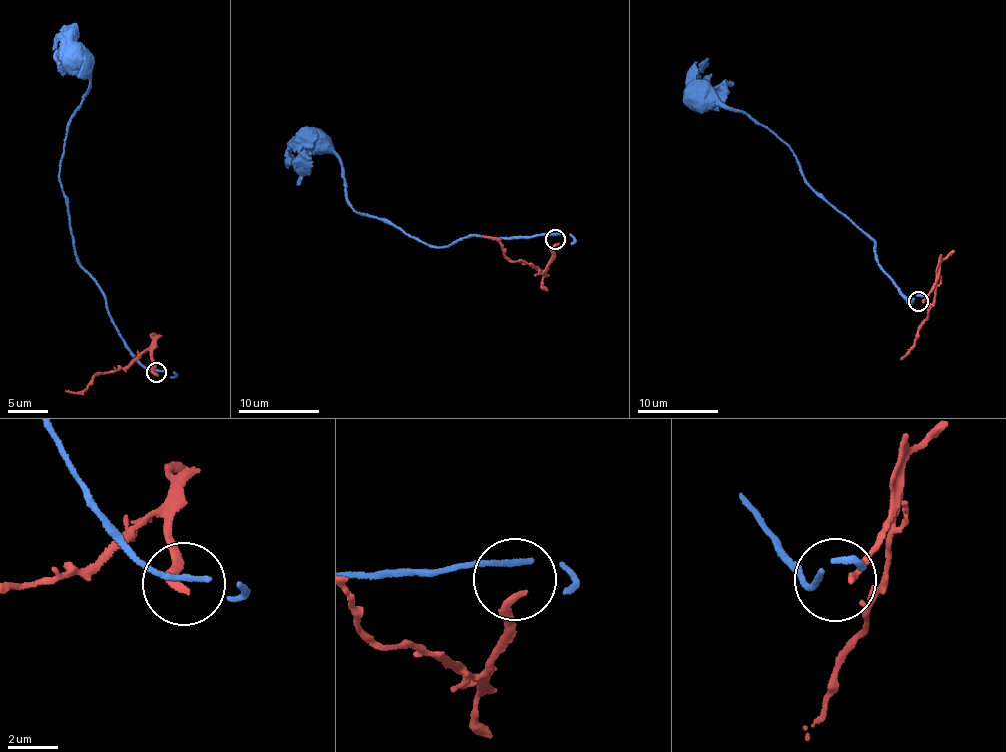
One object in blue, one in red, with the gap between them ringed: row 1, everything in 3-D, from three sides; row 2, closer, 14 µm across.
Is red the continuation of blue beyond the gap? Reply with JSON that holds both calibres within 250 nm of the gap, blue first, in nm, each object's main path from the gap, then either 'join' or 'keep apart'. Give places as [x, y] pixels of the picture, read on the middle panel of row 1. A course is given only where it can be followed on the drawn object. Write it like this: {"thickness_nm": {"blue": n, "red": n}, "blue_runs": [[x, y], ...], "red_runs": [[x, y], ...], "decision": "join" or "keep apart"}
{"thickness_nm": {"blue": 320, "red": 320}, "blue_runs": [[554, 236], [507, 240], [474, 234], [435, 247], [414, 239], [360, 215], [351, 205], [341, 160], [315, 139]], "red_runs": [[554, 243], [545, 266], [540, 270], [508, 260], [498, 241], [483, 235]], "decision": "join"}

